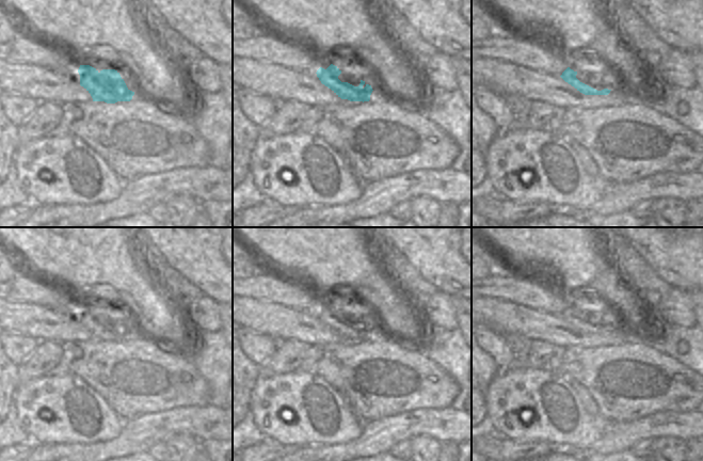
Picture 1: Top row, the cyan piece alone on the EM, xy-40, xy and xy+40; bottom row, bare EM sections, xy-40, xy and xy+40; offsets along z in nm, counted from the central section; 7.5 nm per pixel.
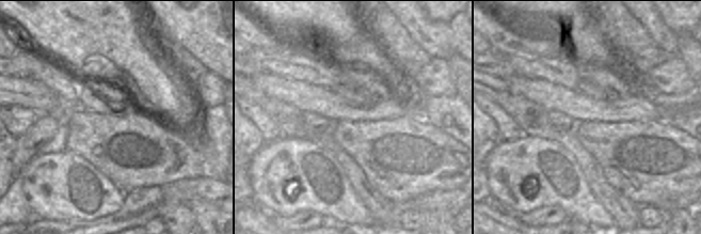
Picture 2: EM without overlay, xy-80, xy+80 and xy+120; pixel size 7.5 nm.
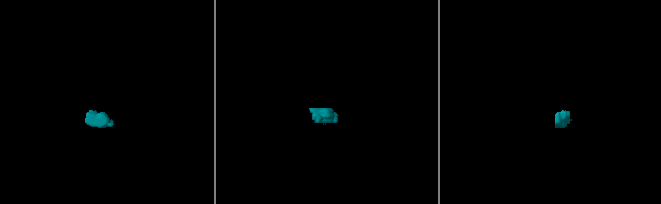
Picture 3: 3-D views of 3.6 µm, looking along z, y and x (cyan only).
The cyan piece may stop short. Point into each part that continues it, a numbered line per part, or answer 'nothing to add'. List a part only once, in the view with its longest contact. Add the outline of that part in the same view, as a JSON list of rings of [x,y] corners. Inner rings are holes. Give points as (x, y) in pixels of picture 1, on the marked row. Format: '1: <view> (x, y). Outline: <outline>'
1: xy+40 (591, 70). Outline: [[[585,57],[582,59],[576,59],[576,65],[576,78],[580,82],[597,91],[613,89],[610,79],[607,77],[611,70],[611,65],[606,61],[595,57]]]

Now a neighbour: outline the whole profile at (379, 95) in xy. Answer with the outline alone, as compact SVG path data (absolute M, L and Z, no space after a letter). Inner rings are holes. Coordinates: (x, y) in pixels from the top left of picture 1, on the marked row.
M372 91L372 93L370 95L370 99L378 99L380 101L389 102L389 101L392 101L393 98L388 94L382 92L382 91Z

